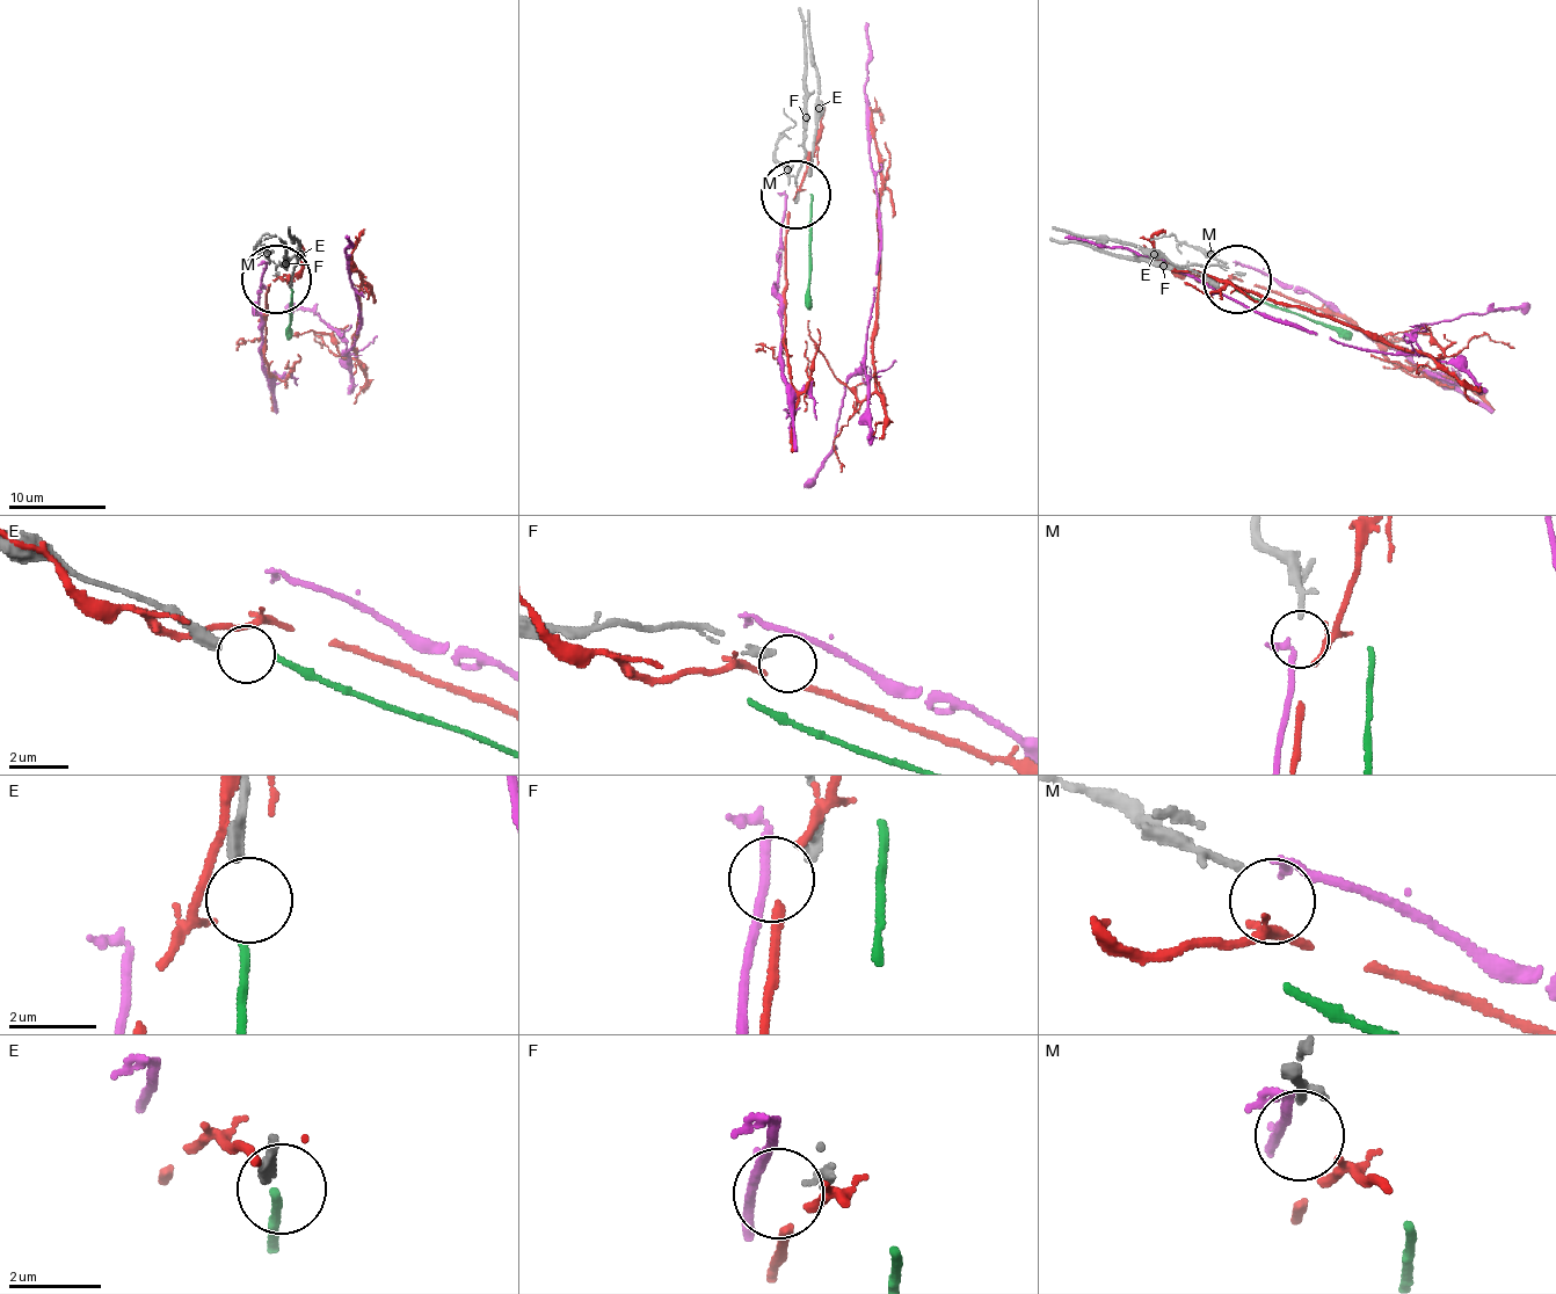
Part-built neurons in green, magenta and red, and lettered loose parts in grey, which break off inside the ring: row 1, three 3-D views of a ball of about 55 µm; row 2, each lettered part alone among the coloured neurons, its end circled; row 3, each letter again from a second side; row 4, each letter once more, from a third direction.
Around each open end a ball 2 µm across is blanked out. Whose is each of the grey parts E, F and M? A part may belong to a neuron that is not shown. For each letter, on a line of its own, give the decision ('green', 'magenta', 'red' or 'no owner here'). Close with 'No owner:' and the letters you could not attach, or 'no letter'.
E: green
F: no owner here
M: red
No owner: F

